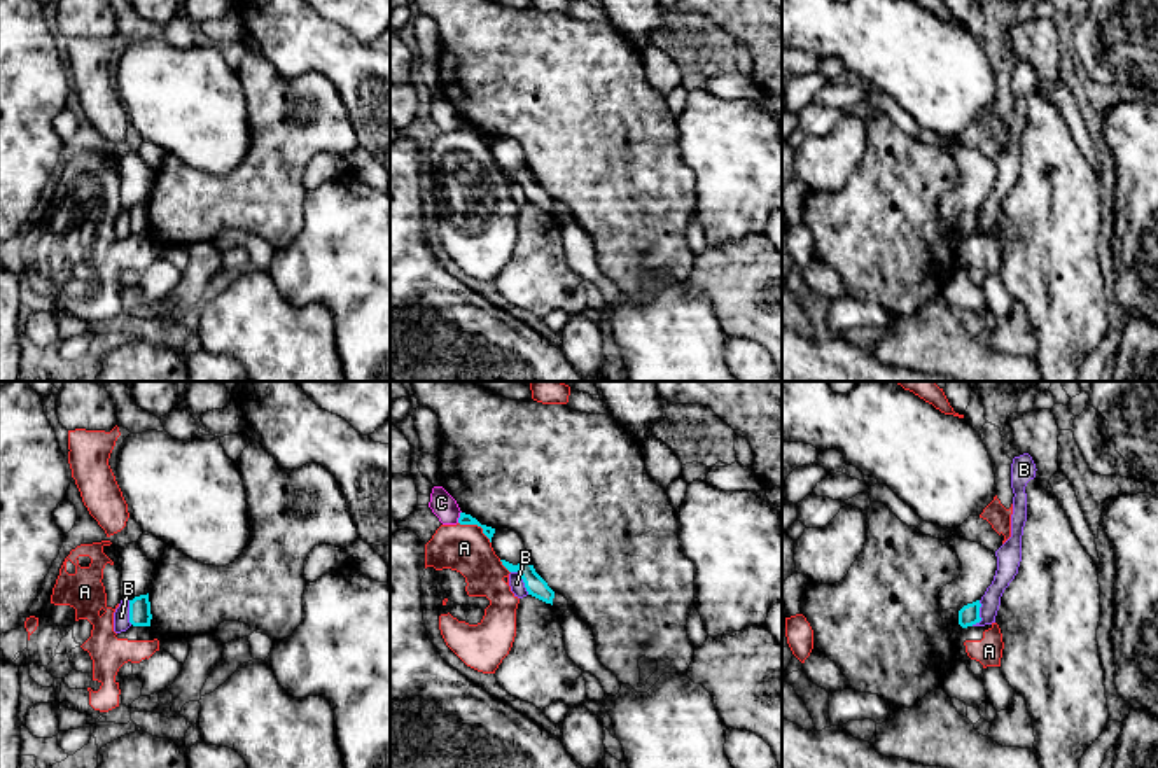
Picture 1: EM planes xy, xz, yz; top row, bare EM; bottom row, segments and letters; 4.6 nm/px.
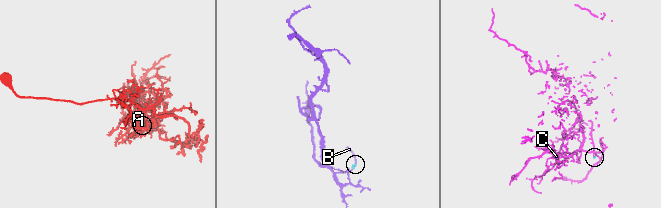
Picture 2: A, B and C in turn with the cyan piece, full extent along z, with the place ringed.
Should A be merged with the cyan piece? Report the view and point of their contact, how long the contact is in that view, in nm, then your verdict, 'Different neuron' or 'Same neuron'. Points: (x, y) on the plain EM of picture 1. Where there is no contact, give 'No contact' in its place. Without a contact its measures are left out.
Touches cyan at xz (478, 133). Shared border 180 nm. Different neuron

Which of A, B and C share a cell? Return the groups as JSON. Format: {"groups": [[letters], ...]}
{"groups": [["A"], ["B"], ["C"]]}

